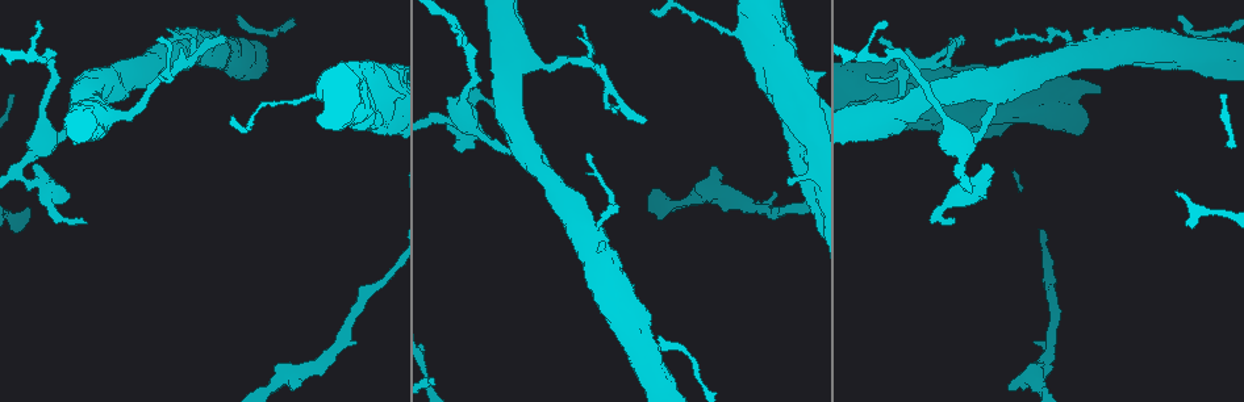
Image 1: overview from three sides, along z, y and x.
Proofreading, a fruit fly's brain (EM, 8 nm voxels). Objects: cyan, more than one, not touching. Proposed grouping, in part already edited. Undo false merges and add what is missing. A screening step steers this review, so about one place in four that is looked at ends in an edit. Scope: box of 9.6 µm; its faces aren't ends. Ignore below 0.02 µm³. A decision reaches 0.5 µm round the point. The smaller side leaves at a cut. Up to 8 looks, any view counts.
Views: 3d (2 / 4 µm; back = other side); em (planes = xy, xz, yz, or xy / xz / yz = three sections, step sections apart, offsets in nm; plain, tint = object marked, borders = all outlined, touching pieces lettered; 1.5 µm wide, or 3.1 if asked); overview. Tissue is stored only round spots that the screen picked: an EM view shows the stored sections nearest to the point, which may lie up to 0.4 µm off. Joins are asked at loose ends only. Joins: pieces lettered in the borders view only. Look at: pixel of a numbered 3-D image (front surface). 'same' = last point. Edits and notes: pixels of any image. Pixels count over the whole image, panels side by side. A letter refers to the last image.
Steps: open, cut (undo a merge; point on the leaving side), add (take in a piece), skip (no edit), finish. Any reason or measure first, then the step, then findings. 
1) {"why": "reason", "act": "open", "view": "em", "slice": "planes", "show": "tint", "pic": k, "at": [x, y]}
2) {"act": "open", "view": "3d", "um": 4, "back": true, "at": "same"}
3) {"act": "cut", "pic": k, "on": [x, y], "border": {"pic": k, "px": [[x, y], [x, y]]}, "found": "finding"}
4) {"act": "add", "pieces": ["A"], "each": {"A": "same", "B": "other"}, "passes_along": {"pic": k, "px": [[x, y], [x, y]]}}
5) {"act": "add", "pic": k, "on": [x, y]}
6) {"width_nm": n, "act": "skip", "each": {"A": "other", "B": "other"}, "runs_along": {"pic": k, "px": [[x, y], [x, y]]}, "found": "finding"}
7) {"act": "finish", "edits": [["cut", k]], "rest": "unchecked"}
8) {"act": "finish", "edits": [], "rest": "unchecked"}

{"why": "tapers out", "act": "open", "view": "3d", "um": 2, "pic": 1, "at": [84, 222]}

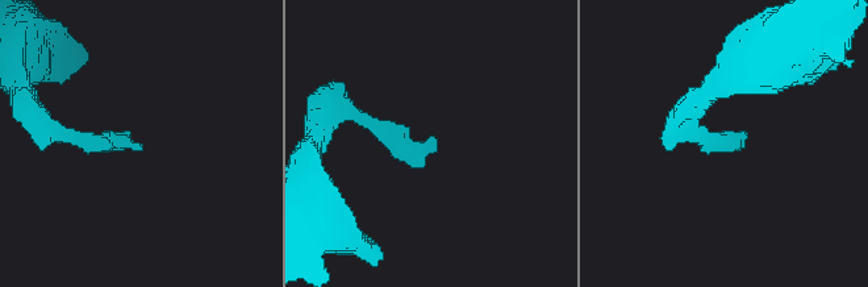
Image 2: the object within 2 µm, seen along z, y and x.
{"why": "need the tissue", "act": "open", "view": "em", "slice": "planes", "show": "borders", "pic": 2, "at": [717, 147]}

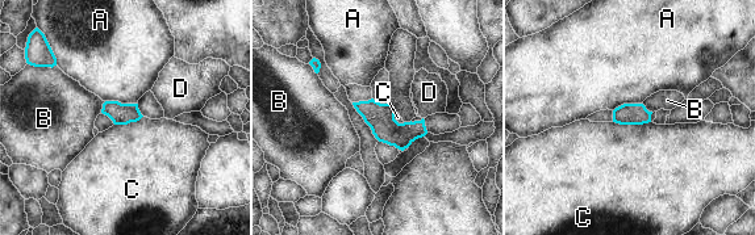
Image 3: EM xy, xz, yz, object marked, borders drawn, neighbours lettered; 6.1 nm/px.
{"act": "skip", "each": {"A": "other", "B": "other", "C": "other", "D": "other"}, "border": {"pic": 3, "px": [[613, 121], [620, 124], [650, 122]]}, "found": "none of them fits"}

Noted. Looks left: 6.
{"act": "open", "view": "3d", "um": 4, "pic": 1, "at": [294, 389]}

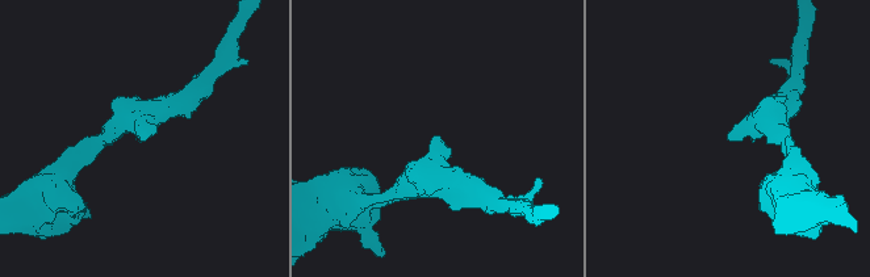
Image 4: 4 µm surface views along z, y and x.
{"act": "open", "view": "em", "slice": "planes", "show": "plain", "pic": 4, "at": [438, 138]}

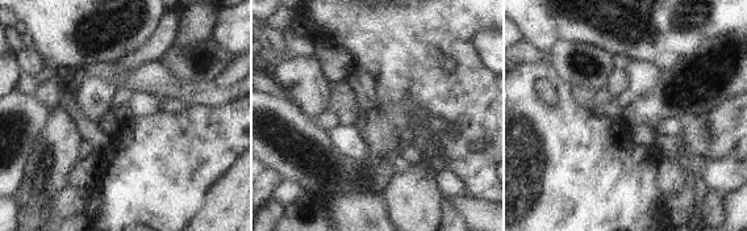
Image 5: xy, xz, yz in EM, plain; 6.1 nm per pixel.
{"why": "see the neighbours", "act": "open", "view": "em", "slice": "planes", "show": "borders", "at": "same"}

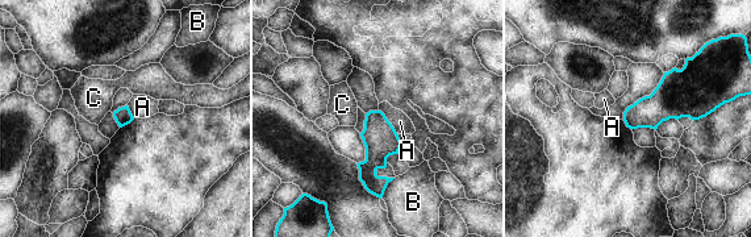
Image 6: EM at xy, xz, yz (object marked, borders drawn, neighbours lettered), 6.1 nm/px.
{"act": "skip", "each": {"A": "other", "B": "other", "C": "other"}, "border": {"pic": 6, "px": [[379, 109], [396, 133]]}, "found": "none of them fits"}

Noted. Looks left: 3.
{"why": "side arm on a straight run", "act": "open", "view": "3d", "um": 4, "pic": 1, "at": [993, 99]}

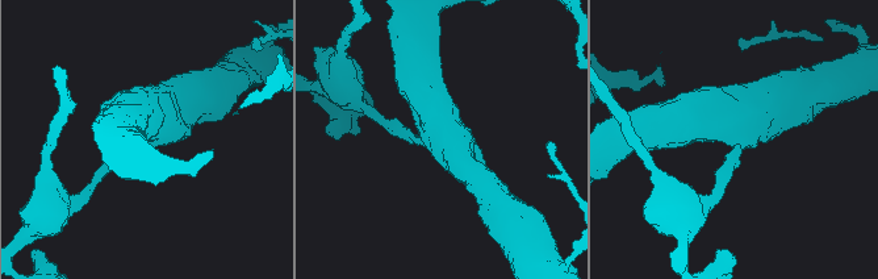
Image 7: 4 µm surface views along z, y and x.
{"arms": 3, "arm_widths_nm": [170, 440, 550], "why": "need the tissue", "act": "open", "view": "em", "slice": "xy", "step": 4, "show": "tint", "pic": 7, "at": [433, 141]}

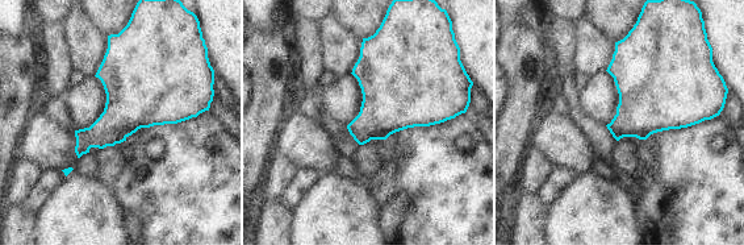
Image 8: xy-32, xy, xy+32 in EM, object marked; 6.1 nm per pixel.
{"act": "open", "view": "em", "slice": "xz", "step": 8, "show": "borders", "at": "same"}

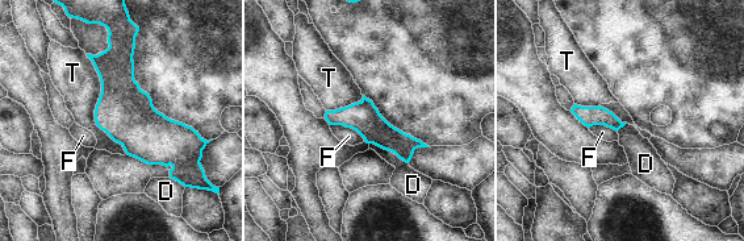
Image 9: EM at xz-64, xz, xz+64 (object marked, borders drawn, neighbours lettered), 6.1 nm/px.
{"longest_contact_nm": ["T", 650], "act": "skip", "each": {"D": "other", "F": "other", "T": "other"}, "border": {"pic": 9, "px": [[86, 54], [95, 123], [126, 153]]}, "found": "one neuron here"}

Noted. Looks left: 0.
{"act": "finish", "edits": [], "rest": "unchecked"}

